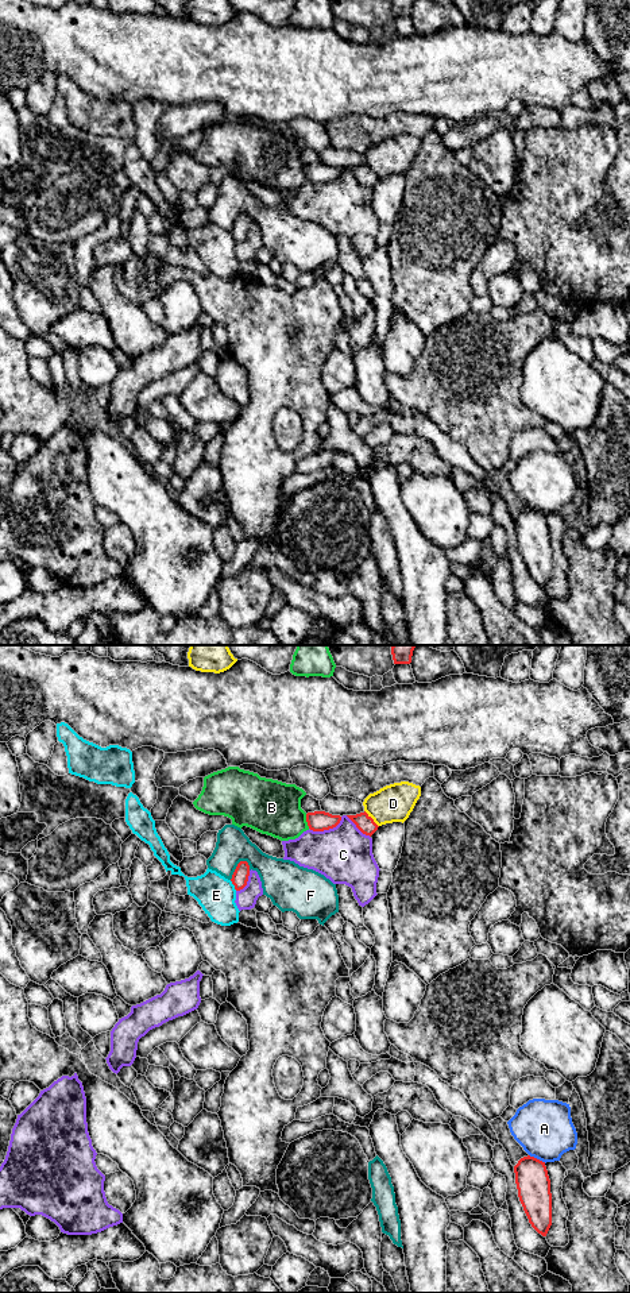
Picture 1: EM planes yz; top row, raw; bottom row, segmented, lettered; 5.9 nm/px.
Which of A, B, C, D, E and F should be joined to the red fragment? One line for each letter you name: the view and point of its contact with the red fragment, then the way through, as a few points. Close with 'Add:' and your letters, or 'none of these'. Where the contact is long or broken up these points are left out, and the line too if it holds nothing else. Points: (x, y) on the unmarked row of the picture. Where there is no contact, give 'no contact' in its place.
Add: none of these

